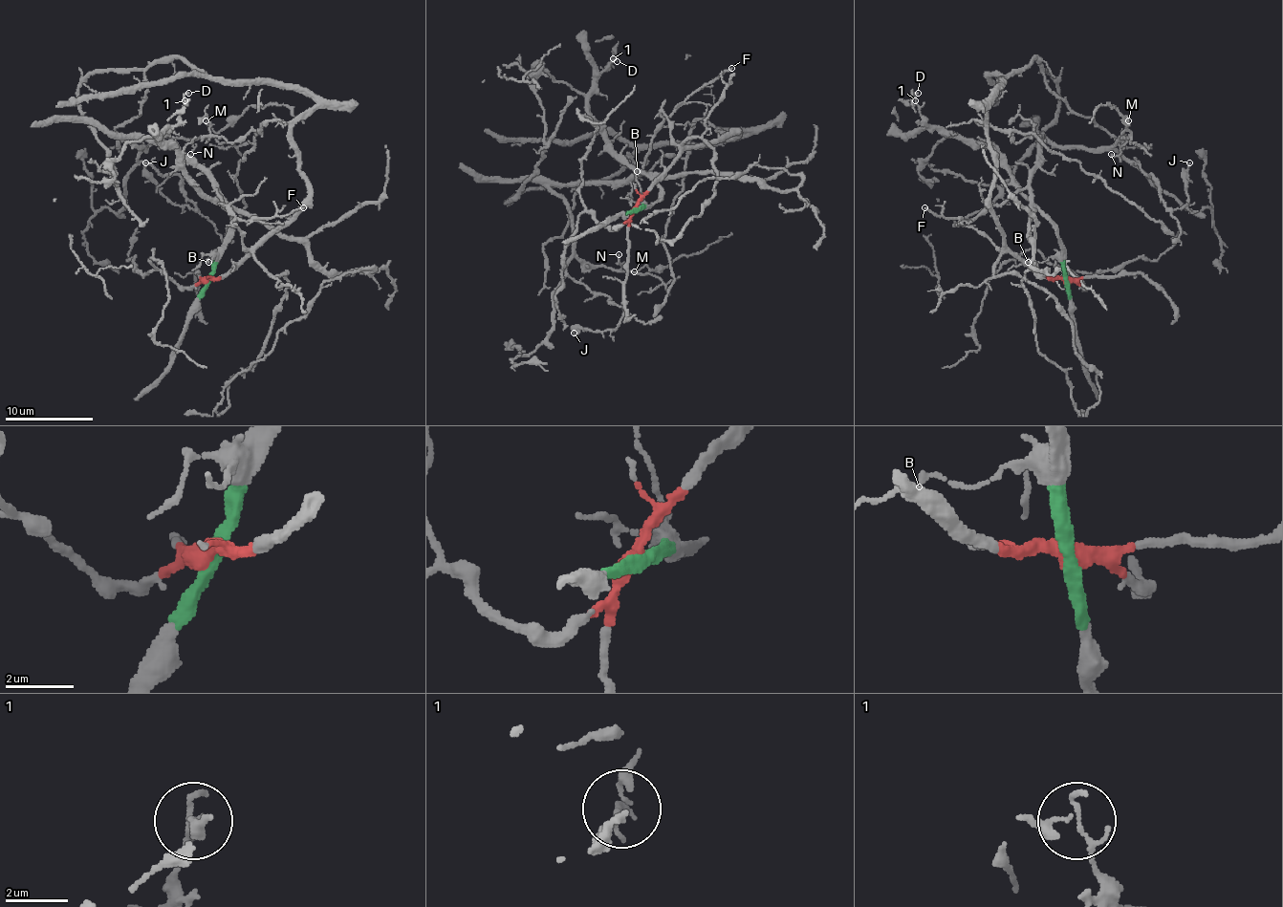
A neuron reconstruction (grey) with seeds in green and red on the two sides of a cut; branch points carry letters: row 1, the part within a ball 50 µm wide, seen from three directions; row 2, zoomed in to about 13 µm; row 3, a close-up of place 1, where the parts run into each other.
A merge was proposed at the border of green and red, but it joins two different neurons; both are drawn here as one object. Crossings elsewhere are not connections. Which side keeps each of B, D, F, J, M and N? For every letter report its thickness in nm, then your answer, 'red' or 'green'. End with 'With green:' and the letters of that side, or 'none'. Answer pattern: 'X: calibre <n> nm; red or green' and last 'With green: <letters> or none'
B: calibre 140 nm; green
D: calibre 140 nm; green
F: calibre 170 nm; green
J: calibre 160 nm; green
M: calibre 120 nm; green
N: calibre 90 nm; green
With green: B, D, F, J, M, N

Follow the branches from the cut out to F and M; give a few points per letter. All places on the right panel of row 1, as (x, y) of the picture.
F: (1066, 280), (1055, 224), (1027, 188), (1018, 188), (1000, 204), (988, 205), (967, 221), (947, 219), (924, 208)
M: (1066, 280), (1055, 224), (1033, 202), (1037, 149), (1044, 138), (1110, 149), (1130, 136), (1128, 120)

